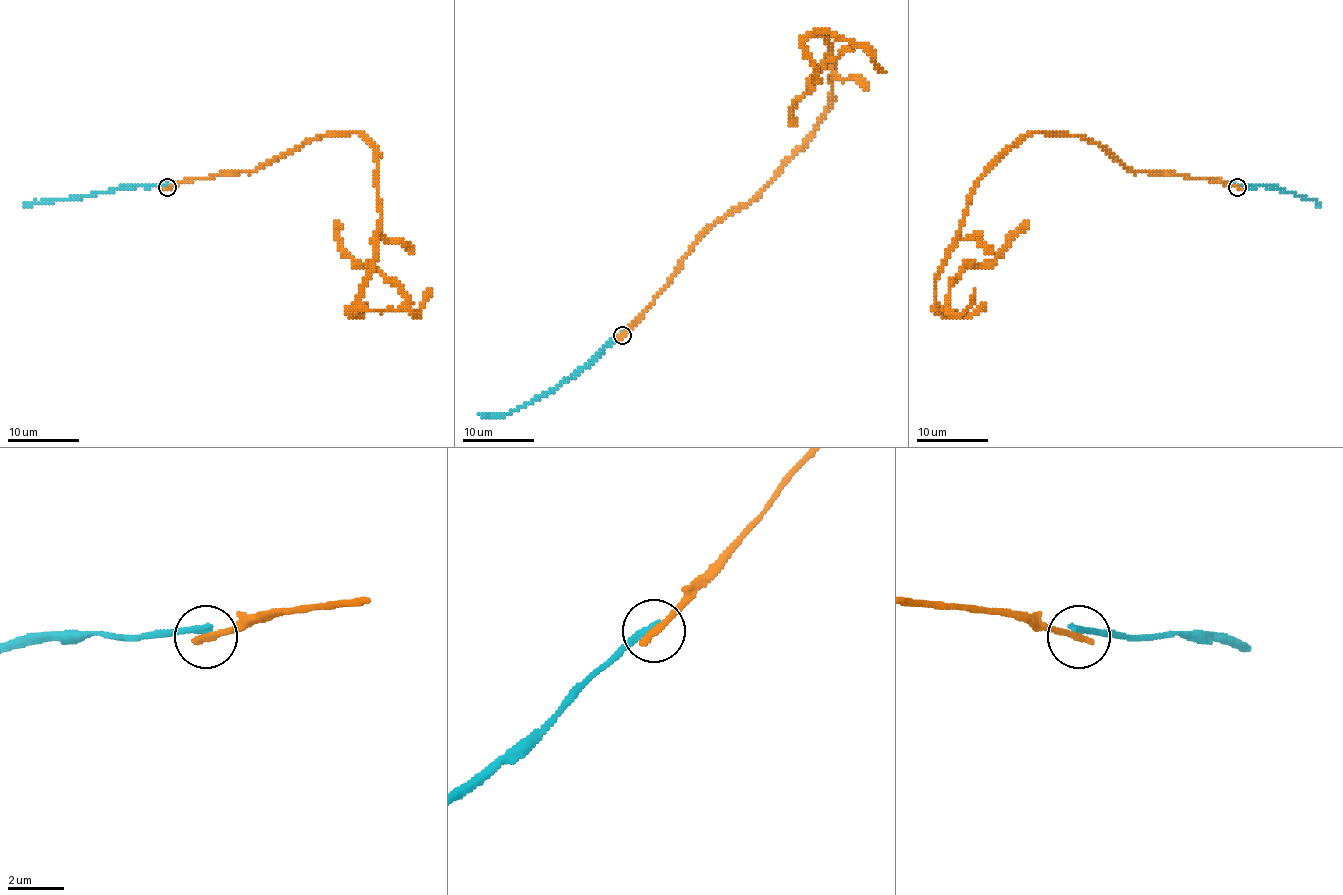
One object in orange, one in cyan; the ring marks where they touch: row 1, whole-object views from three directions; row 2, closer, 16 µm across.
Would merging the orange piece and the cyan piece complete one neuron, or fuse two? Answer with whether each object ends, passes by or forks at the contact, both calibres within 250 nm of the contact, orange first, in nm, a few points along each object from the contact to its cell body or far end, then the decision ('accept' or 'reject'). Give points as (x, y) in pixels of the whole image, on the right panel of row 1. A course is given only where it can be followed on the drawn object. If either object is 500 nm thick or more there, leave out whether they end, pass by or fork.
orange ends | cyan ends | 240/240 nm | orange via (1237, 186), (1135, 172), (1094, 141), (1034, 131), (978, 181), (934, 309), (962, 270), (987, 265), (1028, 222) | cyan via (1237, 186), (1274, 186), (1312, 199), (1317, 202), (1315, 206) | reject

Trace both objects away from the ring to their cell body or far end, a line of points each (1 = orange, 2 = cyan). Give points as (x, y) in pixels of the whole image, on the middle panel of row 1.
1: (622, 334), (811, 131), (834, 60), (815, 33), (859, 46), (829, 60), (792, 126)
2: (622, 334), (615, 336), (554, 388), (517, 409), (505, 415), (478, 413)

